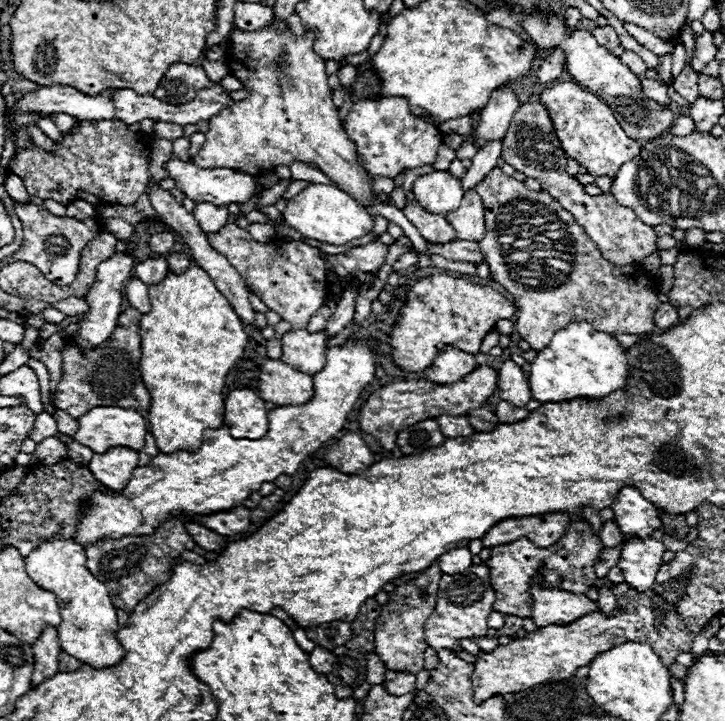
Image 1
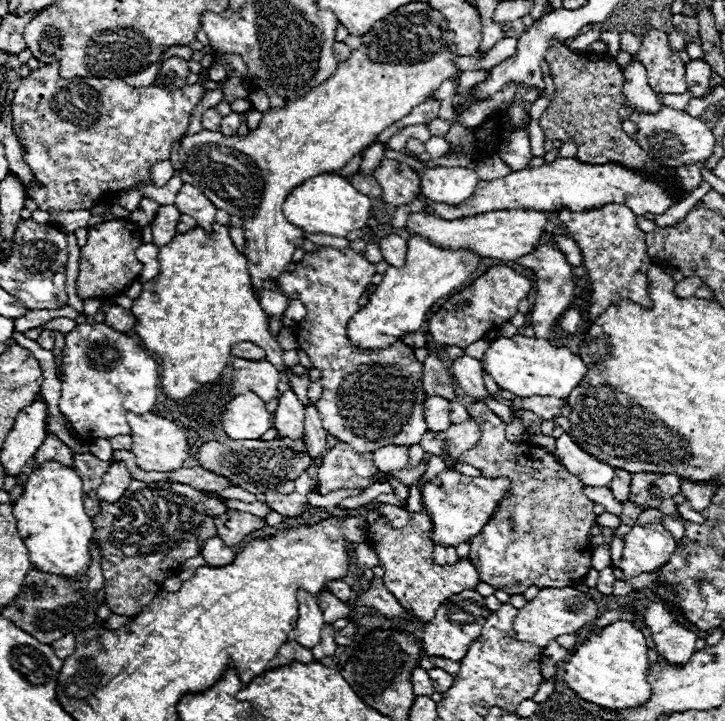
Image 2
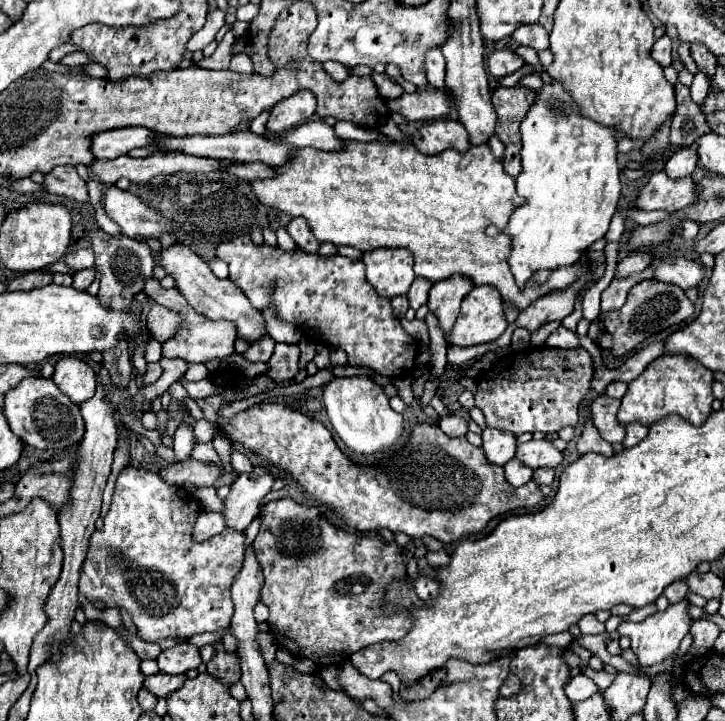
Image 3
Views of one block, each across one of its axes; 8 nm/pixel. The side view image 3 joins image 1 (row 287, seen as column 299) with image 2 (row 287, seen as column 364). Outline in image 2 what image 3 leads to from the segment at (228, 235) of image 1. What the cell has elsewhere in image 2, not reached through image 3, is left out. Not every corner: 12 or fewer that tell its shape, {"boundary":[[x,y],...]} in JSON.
{"boundary":[[350,248],[306,254],[278,290],[322,372],[316,408],[354,452],[426,432],[422,364],[362,350],[348,320],[374,274]]}

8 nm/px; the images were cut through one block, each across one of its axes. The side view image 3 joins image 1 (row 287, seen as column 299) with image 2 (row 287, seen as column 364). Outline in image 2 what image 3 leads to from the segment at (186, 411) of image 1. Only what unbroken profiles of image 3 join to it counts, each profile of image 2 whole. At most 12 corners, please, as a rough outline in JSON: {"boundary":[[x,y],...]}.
{"boundary":[[228,226],[160,246],[134,330],[182,400],[214,382],[230,346],[284,364]]}

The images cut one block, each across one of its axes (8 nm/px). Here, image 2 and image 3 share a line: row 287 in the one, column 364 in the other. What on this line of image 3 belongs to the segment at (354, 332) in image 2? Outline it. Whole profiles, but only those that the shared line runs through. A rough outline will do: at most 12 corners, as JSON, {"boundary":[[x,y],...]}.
{"boundary":[[366,376],[324,386],[328,418],[356,456],[404,434],[380,384]]}

